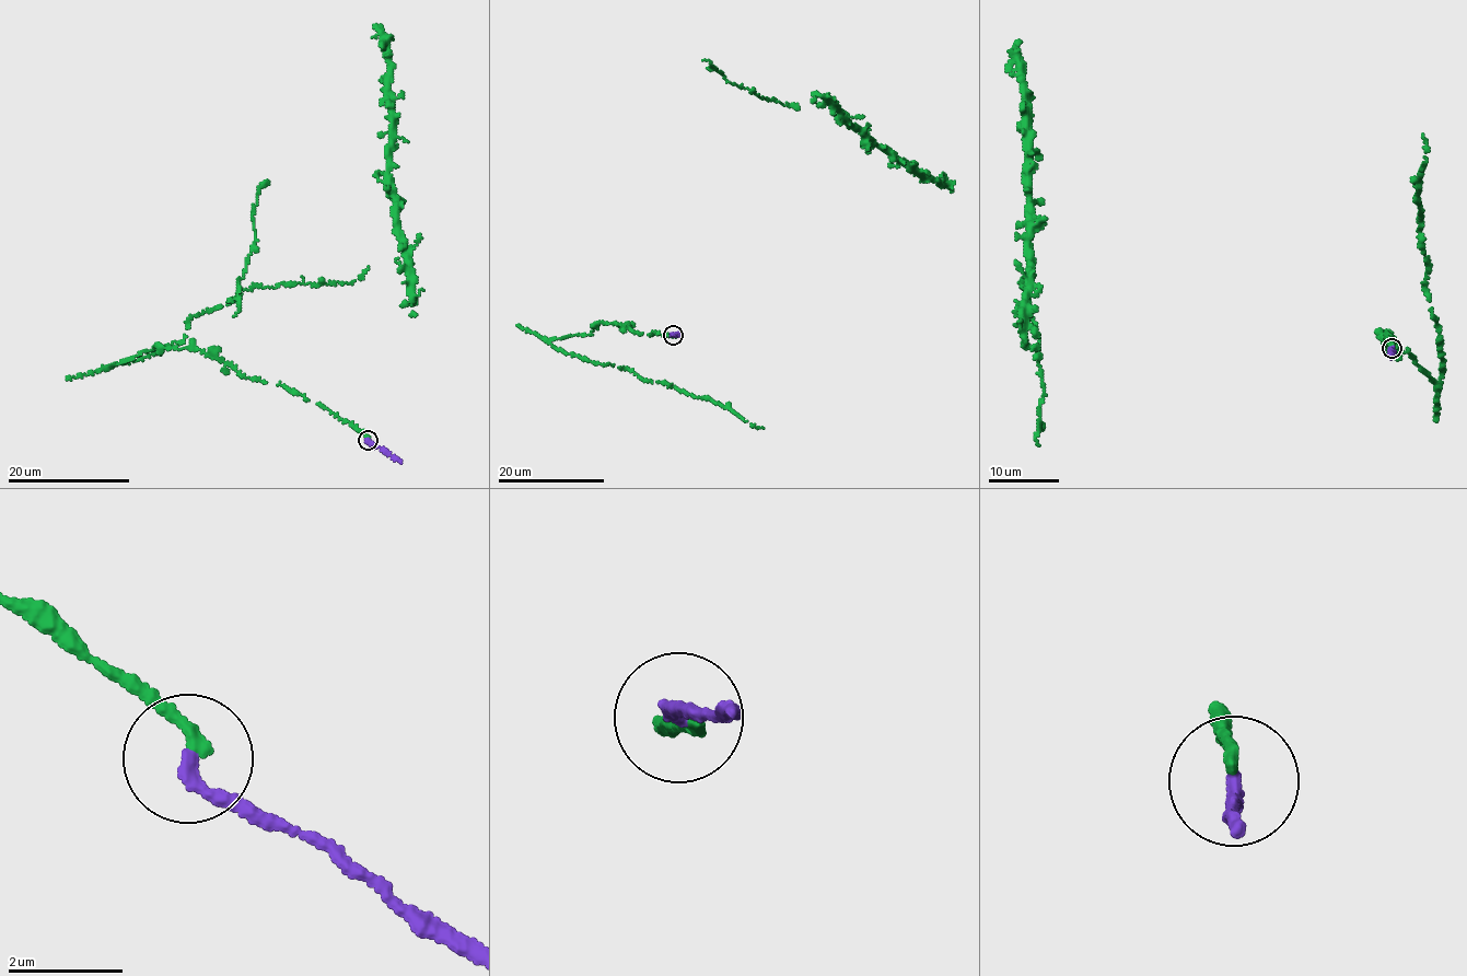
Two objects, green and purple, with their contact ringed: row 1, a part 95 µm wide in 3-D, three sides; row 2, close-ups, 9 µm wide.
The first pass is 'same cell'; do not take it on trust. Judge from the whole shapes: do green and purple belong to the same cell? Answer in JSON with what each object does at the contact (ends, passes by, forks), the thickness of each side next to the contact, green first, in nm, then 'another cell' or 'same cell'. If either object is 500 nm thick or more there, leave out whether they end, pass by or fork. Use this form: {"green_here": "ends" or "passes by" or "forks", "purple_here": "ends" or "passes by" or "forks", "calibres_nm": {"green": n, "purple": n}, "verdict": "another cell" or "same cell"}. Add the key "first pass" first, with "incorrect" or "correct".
{"first pass": "correct", "green_here": "ends", "purple_here": "ends", "calibres_nm": {"green": 200, "purple": 240}, "verdict": "same cell"}

